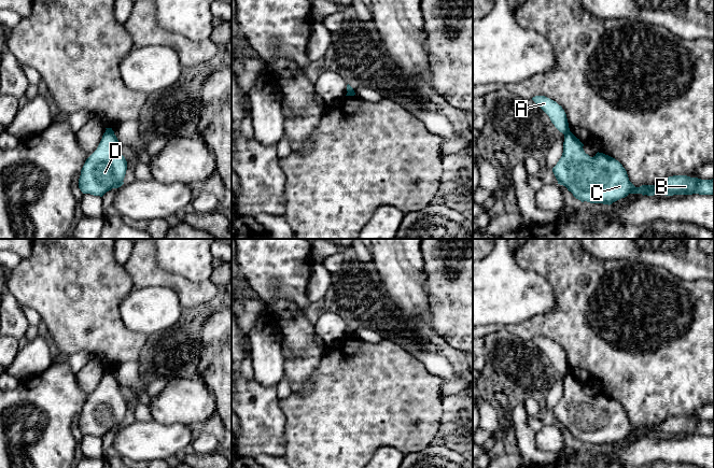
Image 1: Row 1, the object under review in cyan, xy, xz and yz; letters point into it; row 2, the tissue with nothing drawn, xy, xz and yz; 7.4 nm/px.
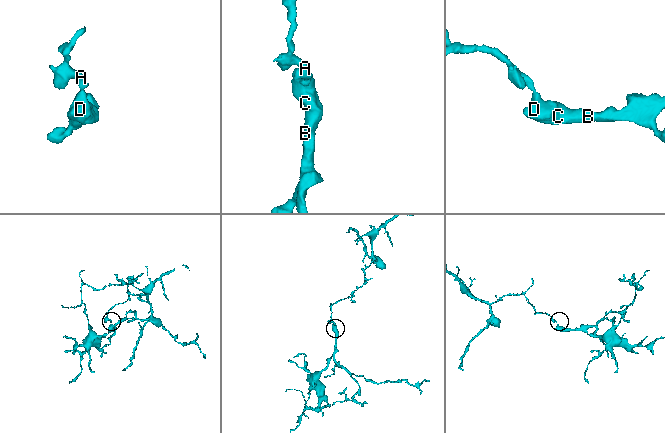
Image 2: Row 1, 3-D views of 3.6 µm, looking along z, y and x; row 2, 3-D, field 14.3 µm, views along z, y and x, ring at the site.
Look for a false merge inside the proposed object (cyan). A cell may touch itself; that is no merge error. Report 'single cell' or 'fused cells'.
fused cells

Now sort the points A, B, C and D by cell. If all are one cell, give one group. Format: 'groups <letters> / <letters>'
groups A / B C D

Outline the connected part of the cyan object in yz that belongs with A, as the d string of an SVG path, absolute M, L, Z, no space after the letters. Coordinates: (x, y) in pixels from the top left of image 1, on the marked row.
M535 96L532 100L549 116L560 132L564 134L570 130L566 114L561 105L545 96Z

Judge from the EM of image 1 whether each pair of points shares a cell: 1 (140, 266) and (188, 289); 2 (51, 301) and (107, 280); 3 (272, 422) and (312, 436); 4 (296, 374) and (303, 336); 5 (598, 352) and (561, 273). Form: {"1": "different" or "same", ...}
{"1": "same", "2": "same", "3": "different", "4": "same", "5": "same"}

